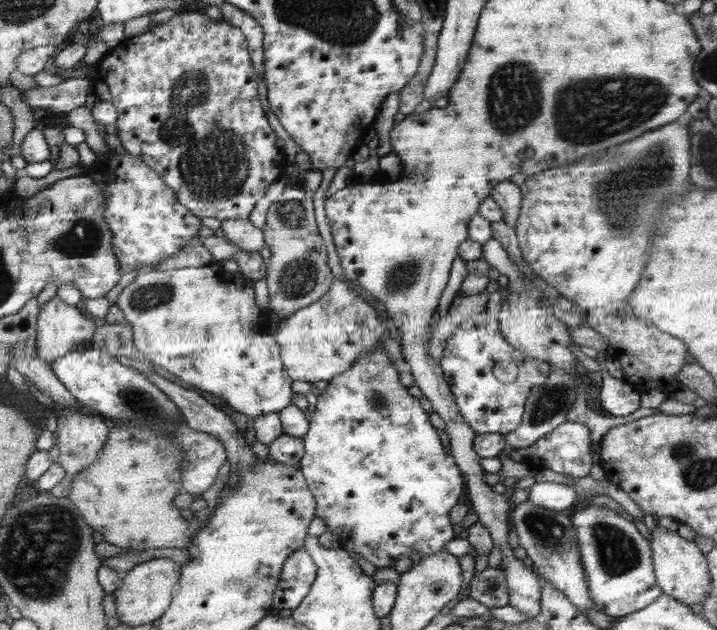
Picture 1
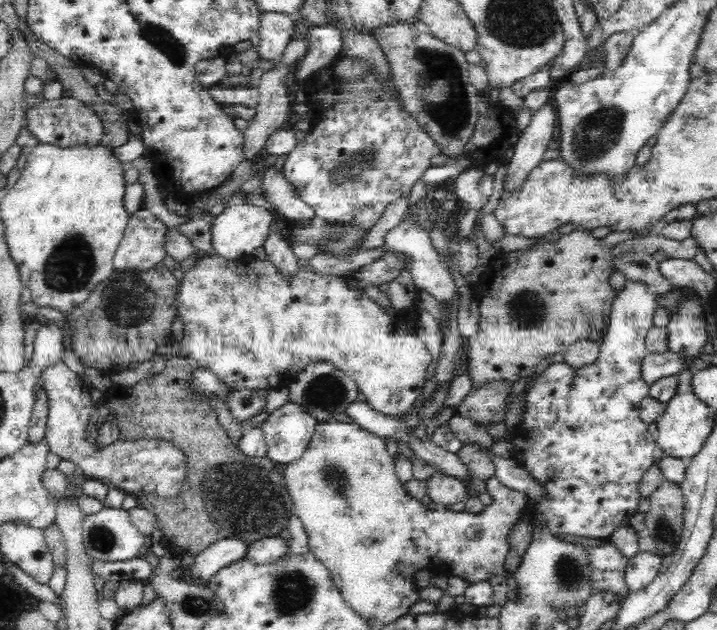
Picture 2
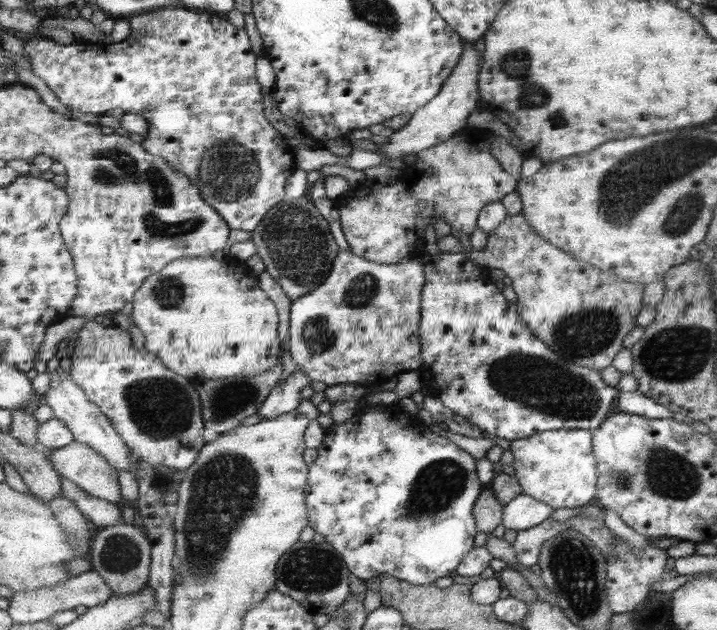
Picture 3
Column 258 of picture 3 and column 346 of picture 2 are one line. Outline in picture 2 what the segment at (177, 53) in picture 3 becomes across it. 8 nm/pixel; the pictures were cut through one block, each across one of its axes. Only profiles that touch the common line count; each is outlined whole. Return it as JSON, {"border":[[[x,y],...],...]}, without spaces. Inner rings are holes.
{"border":[[[330,68],[330,70],[324,70],[324,72],[326,72],[326,74],[314,76],[314,78],[311,78],[307,84],[304,85],[309,106],[311,106],[313,110],[318,110],[318,122],[312,125],[312,131],[307,134],[304,140],[297,142],[297,146],[289,154],[286,154],[286,160],[284,160],[282,168],[284,179],[291,185],[295,185],[300,199],[314,209],[317,220],[344,224],[345,226],[356,226],[361,230],[371,228],[381,218],[388,202],[392,202],[392,200],[400,198],[402,194],[408,194],[408,192],[411,191],[412,184],[414,184],[418,178],[421,178],[426,168],[431,166],[430,160],[432,156],[443,151],[442,146],[440,146],[438,142],[434,142],[432,138],[428,136],[428,133],[416,123],[416,120],[412,120],[410,114],[406,114],[406,110],[398,110],[398,104],[390,98],[390,94],[386,94],[386,92],[380,88],[380,84],[376,82],[376,78],[374,78],[372,72],[370,72],[364,80],[350,82],[350,84],[343,84],[343,82],[335,76],[335,73],[332,72],[332,68]]]}

